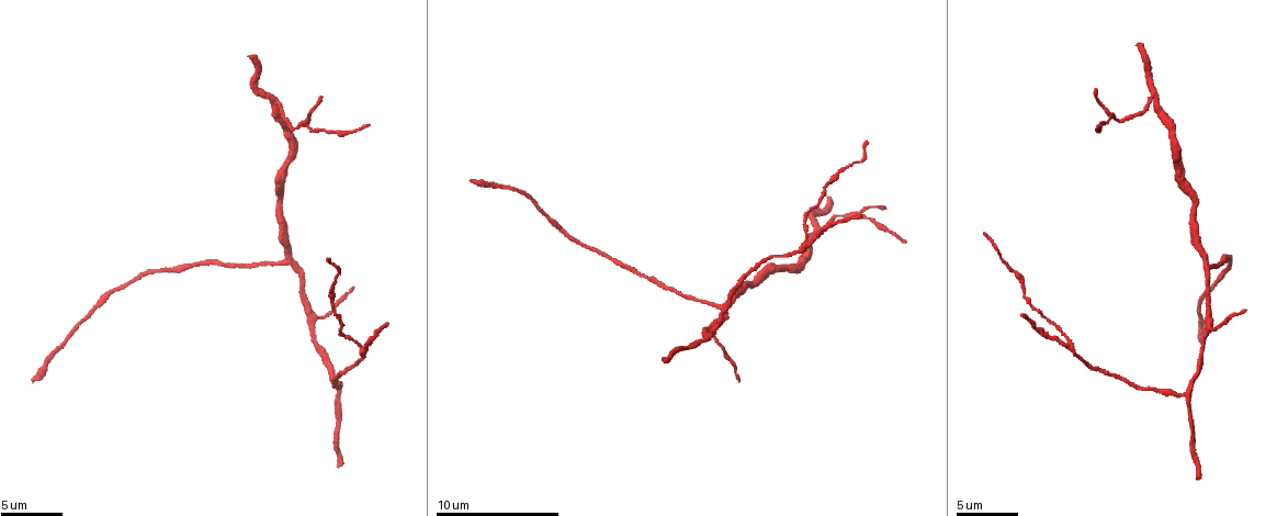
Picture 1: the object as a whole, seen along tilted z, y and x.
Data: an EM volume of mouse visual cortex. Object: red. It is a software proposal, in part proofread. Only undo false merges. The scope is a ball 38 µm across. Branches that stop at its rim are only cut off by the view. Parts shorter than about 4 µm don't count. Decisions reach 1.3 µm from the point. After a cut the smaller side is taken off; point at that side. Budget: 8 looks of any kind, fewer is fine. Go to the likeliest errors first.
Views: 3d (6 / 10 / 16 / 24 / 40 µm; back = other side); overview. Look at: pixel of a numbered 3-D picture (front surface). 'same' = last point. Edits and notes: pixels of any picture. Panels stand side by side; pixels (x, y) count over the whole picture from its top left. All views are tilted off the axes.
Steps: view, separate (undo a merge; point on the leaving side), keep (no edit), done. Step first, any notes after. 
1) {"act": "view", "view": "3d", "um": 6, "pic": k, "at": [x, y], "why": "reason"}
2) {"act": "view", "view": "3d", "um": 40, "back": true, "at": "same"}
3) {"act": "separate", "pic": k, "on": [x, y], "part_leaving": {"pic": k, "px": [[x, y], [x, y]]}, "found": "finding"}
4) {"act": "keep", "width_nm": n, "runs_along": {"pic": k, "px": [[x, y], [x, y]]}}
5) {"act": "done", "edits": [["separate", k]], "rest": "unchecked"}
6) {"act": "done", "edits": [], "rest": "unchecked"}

{"act": "view", "view": "3d", "um": 16, "pic": 1, "at": [1150, 102]}

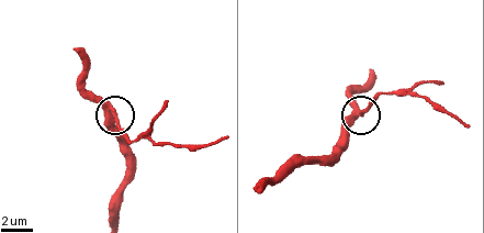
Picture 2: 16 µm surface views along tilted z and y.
{"act": "view", "view": "3d", "um": 6, "pic": 2, "at": [114, 118]}

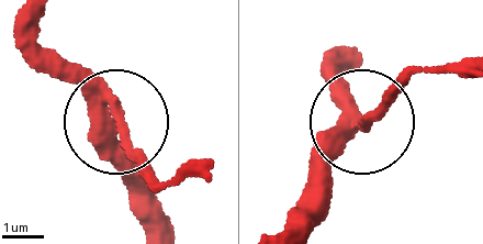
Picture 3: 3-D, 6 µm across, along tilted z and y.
{"act": "keep", "side_arm_um": 6, "runs_along": {"pic": 3, "px": [[150, 224], [148, 195], [112, 111], [38, 44]]}, "found": "continuous, no second neuron"}

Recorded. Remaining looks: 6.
{"act": "view", "view": "3d", "um": 10, "pic": 1, "at": [1183, 396], "why": "a fork"}

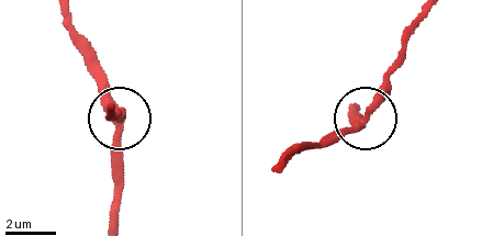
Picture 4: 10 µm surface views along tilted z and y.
{"act": "keep", "arms": 3, "found": "continuous, no second neuron"}

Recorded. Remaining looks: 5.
{"act": "view", "view": "3d", "um": 6, "pic": 1, "at": [313, 320], "why": "a fork"}

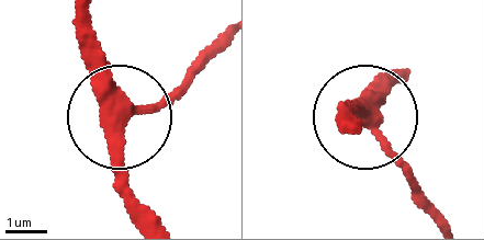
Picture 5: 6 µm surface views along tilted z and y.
{"act": "view", "view": "3d", "um": 6, "back": true, "pic": 5, "at": [370, 120], "why": "from behind"}

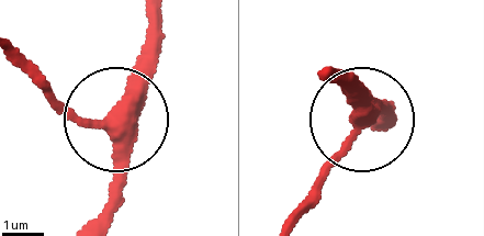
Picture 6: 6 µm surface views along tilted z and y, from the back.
{"act": "keep", "arms": 3, "runs_along": {"pic": 6, "px": [[132, 121], [114, 130], [109, 217]]}, "found": "all the same neuron"}

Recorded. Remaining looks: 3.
{"act": "view", "view": "3d", "um": 6, "pic": 1, "at": [285, 261], "why": "a fork"}

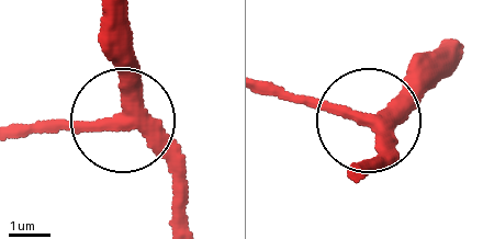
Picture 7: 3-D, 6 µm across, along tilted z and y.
{"act": "keep", "width_nm": 320, "found": "one neuron here"}

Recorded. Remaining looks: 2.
{"act": "done", "edits": [], "rest": "unchecked"}

